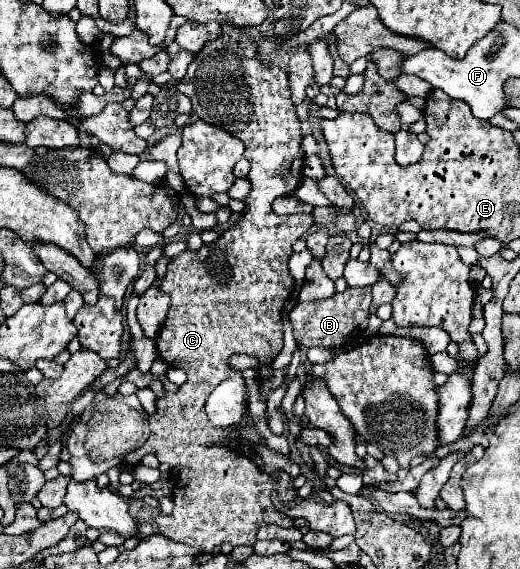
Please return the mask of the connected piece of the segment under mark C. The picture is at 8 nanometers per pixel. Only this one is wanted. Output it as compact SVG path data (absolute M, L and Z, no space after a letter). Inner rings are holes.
M228 20L222 24L222 34L216 40L206 42L206 46L194 56L194 62L188 66L188 74L184 80L178 82L178 90L188 94L188 98L194 104L194 114L218 128L234 126L234 122L240 122L240 128L234 134L244 142L244 158L250 162L250 194L242 200L246 204L242 218L236 224L230 224L230 228L220 234L220 238L212 244L202 246L196 252L184 250L176 258L170 260L166 278L160 284L160 290L170 296L170 310L166 316L166 322L156 338L156 346L160 352L160 358L172 366L182 368L188 374L188 382L178 388L178 392L166 392L164 398L158 398L158 412L148 418L150 422L150 438L146 444L134 452L130 452L124 458L124 464L138 464L142 456L156 452L160 462L168 462L172 466L180 466L180 478L174 486L174 512L170 516L156 516L154 526L156 532L174 540L182 542L186 546L212 550L216 544L230 542L232 546L254 546L256 544L256 532L264 524L278 524L282 528L292 526L292 518L280 514L274 510L274 504L270 500L270 494L274 486L278 486L278 496L282 502L290 502L296 494L296 488L288 488L292 484L292 478L286 472L266 474L262 472L250 458L232 452L230 448L224 448L224 436L228 430L222 430L218 426L212 426L206 418L204 404L214 386L218 386L222 380L226 380L226 374L232 372L228 358L232 354L250 354L260 360L260 382L268 376L272 370L270 364L276 358L276 354L284 346L284 326L282 326L282 308L284 302L290 298L294 288L294 278L288 272L288 258L292 256L292 246L298 238L302 238L312 226L314 216L312 214L294 214L294 216L276 216L272 212L272 202L276 196L292 194L300 180L302 180L302 164L304 164L304 152L300 150L300 142L304 138L300 130L300 120L296 116L296 106L290 100L290 88L288 88L288 74L278 64L264 64L258 60L258 44L244 32L244 28L232 26Z

